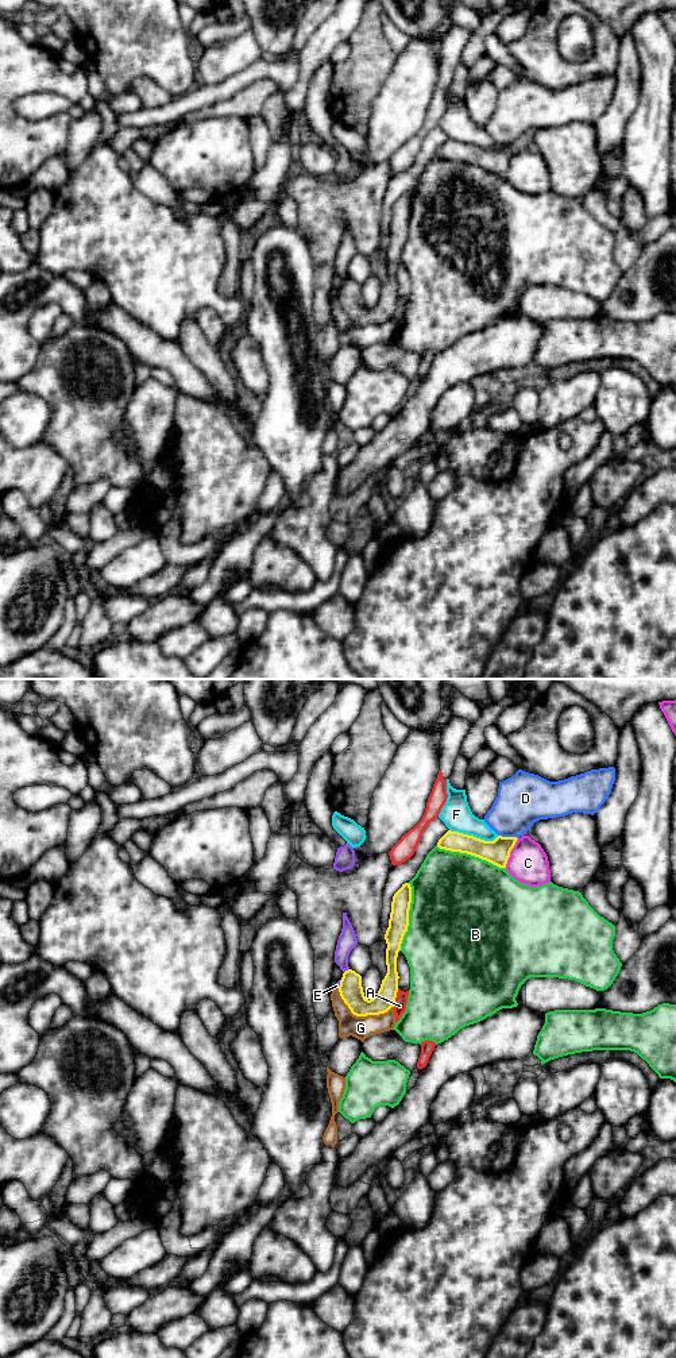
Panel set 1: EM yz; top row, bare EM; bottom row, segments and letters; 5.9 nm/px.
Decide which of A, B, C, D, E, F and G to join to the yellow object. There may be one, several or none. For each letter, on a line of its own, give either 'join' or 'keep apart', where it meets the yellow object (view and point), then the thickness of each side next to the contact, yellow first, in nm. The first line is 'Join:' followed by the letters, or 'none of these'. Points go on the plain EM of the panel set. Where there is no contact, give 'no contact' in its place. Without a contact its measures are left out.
Join: none of these
A: keep apart; meets yellow in yz at (396, 305); 130 nm thick on the yellow side, 80 nm on the other
B: keep apart; meets yellow in yz at (471, 164); 150 nm thick on the yellow side, 500 nm on the other
C: keep apart; meets yellow in yz at (509, 162); 150 nm thick on the yellow side, 240 nm on the other
D: keep apart; meets yellow in yz at (508, 146); 150 nm thick on the yellow side, 300 nm on the other
E: keep apart; meets yellow in yz at (346, 280); 140 nm thick on the yellow side, 110 nm on the other
F: keep apart; meets yellow in yz at (472, 145); 150 nm thick on the yellow side, 180 nm on the other
G: keep apart; meets yellow in yz at (362, 324); 140 nm thick on the yellow side, 140 nm on the other

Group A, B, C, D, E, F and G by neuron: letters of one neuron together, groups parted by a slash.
A / B / C / D / E G / F

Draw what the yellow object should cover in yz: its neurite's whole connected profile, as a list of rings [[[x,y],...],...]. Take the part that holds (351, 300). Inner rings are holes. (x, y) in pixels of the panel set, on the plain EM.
[[[409,192],[394,202],[389,236],[385,243],[387,252],[386,274],[387,282],[382,289],[378,302],[367,308],[362,296],[362,285],[352,278],[343,282],[339,301],[351,321],[356,325],[379,324],[394,316],[398,301],[397,266],[409,235],[409,219],[412,212],[412,196]]]

